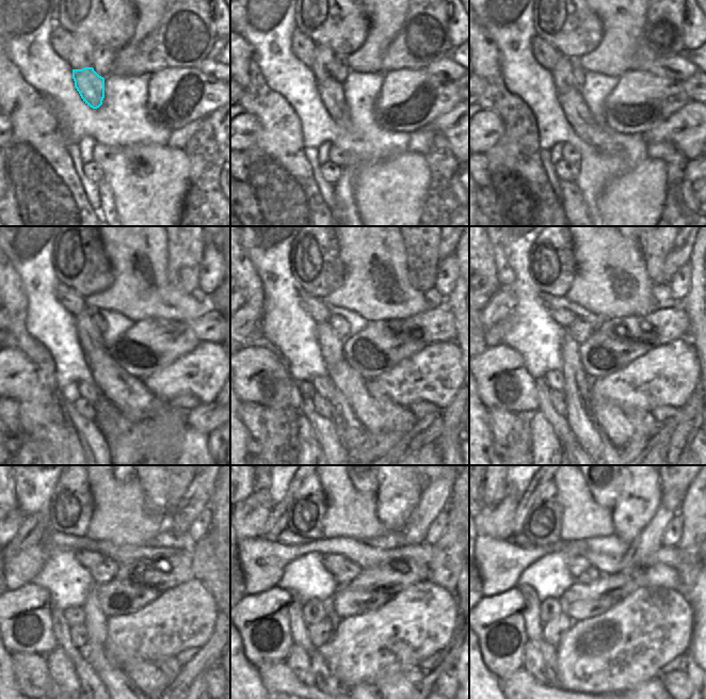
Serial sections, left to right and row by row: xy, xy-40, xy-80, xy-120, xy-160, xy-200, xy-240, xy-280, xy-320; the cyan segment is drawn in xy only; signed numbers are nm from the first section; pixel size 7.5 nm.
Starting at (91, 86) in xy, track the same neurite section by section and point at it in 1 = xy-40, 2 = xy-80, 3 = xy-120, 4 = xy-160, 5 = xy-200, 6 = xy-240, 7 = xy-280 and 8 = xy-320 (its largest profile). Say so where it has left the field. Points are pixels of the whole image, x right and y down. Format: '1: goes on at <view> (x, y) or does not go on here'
1: goes on at xy-40 (331, 91)
2: goes on at xy-80 (574, 107)
3: goes on at xy-120 (110, 378)
4: goes on at xy-160 (385, 415)
5: goes on at xy-200 (623, 426)
6: goes on at xy-240 (153, 678)
7: goes on at xy-280 (399, 681)
8: goes on at xy-320 (655, 682)

